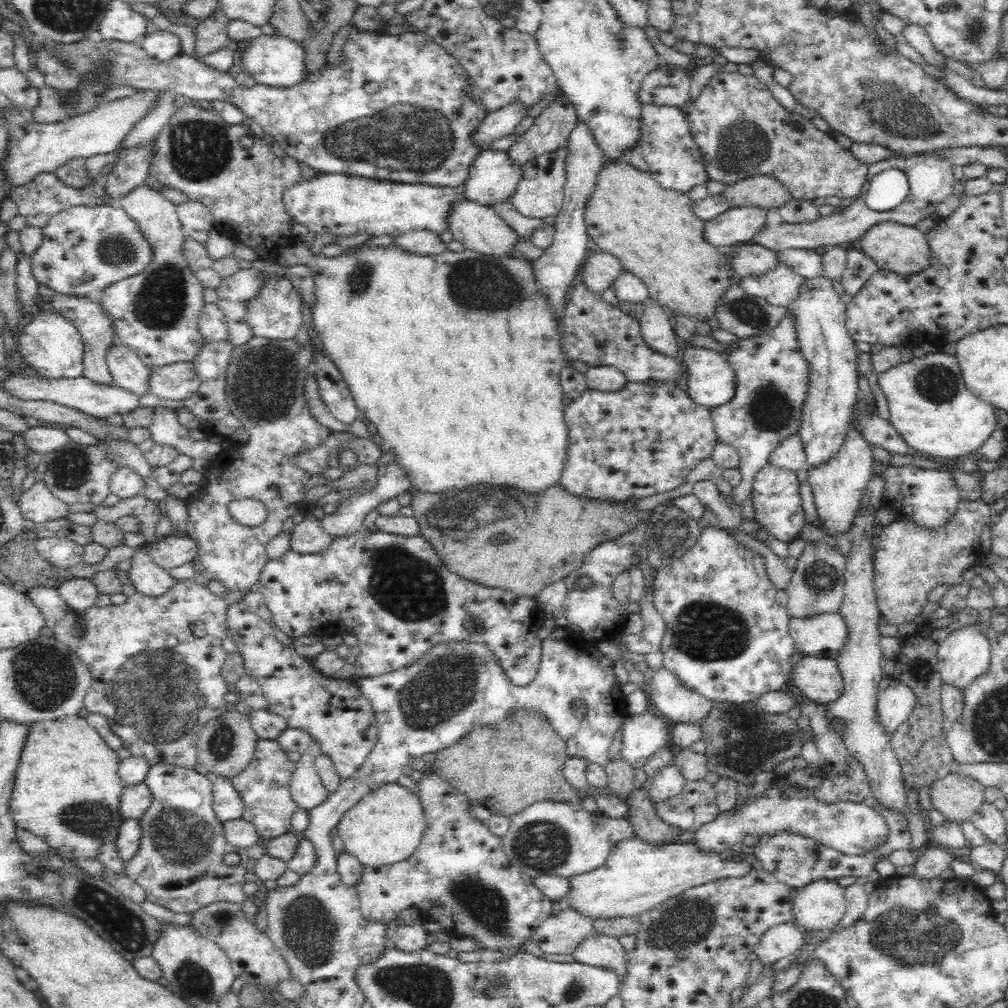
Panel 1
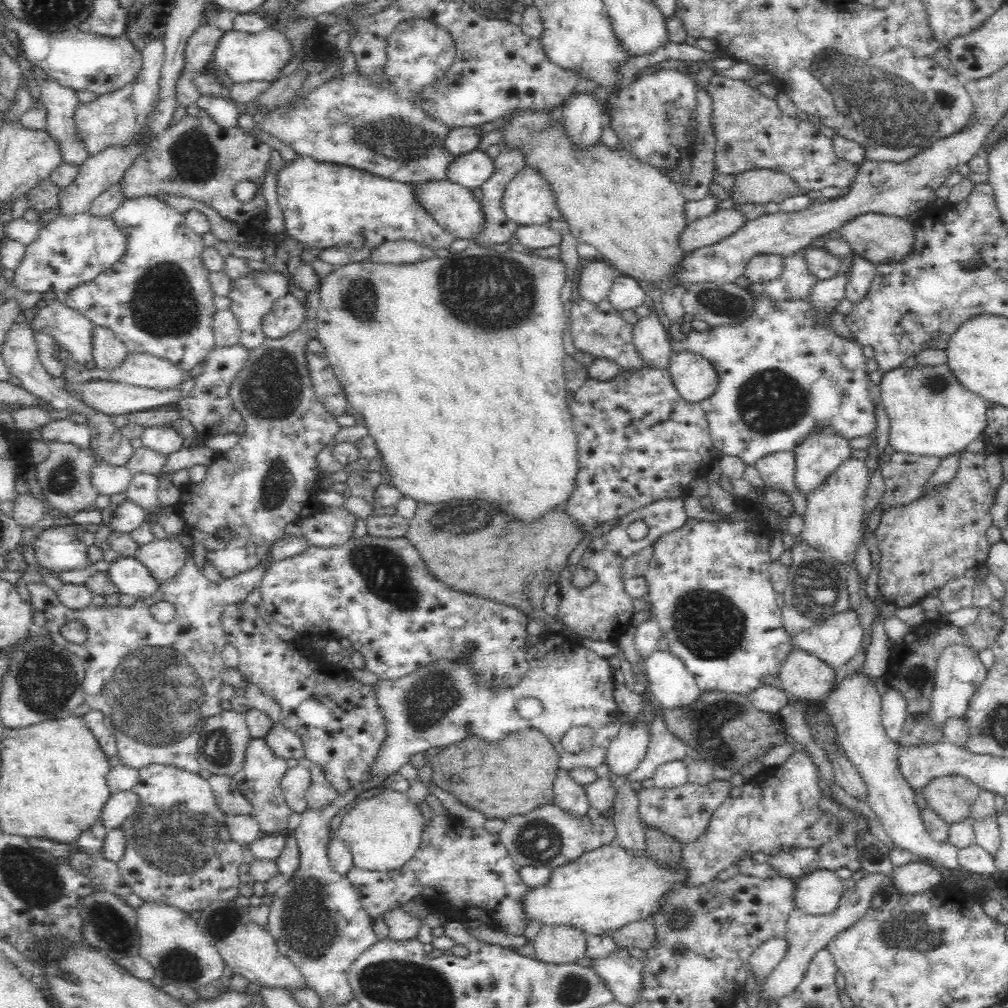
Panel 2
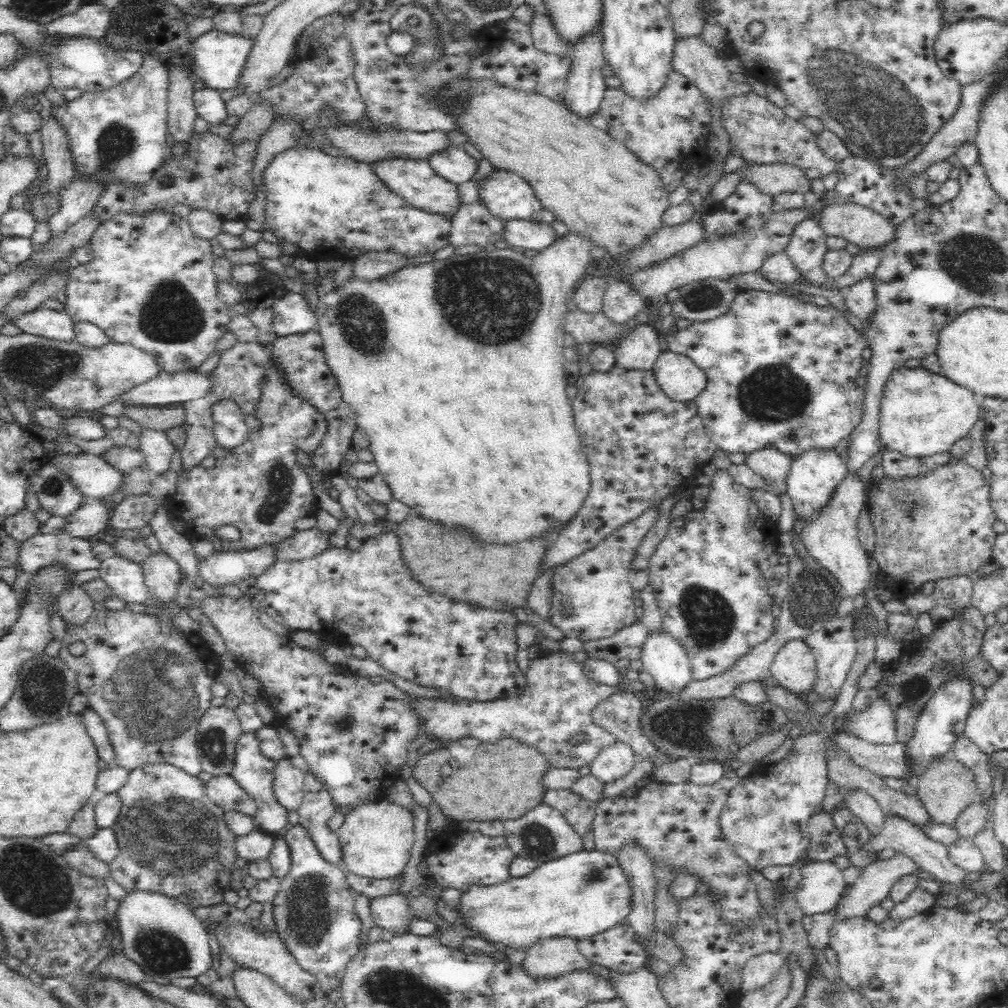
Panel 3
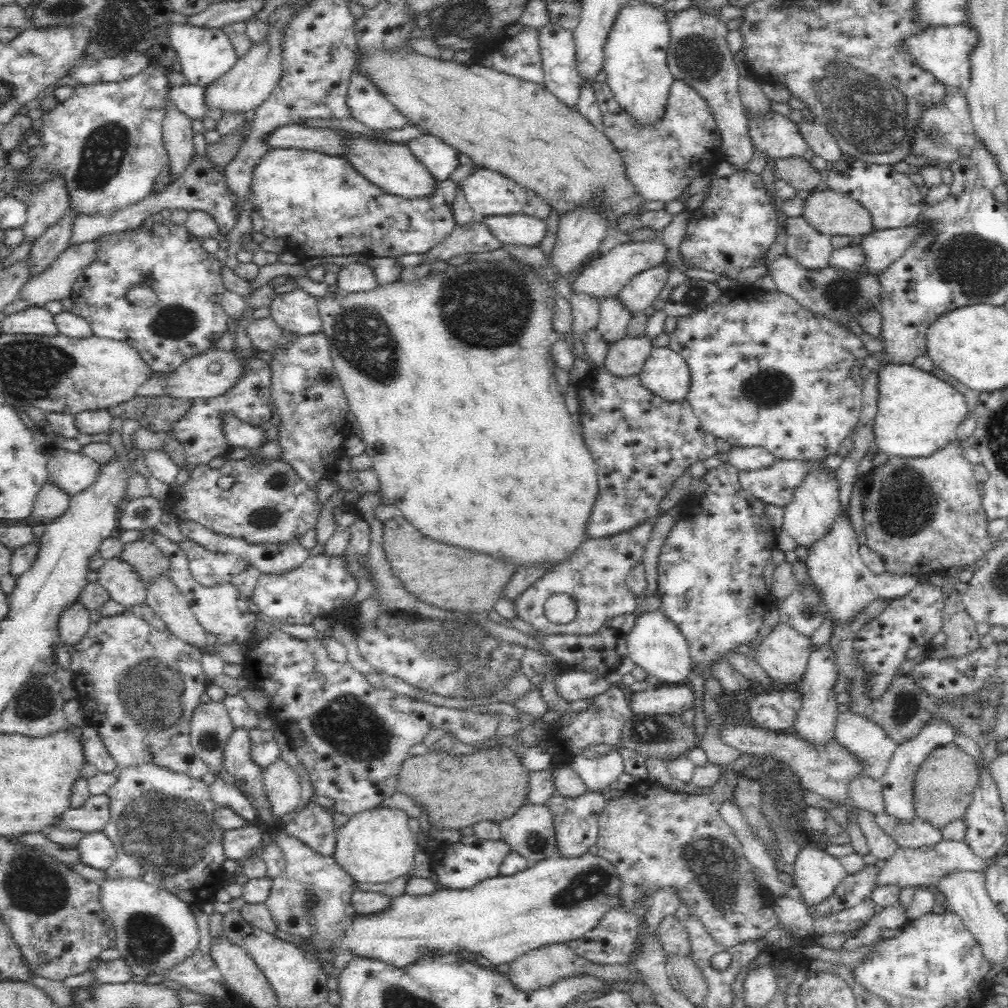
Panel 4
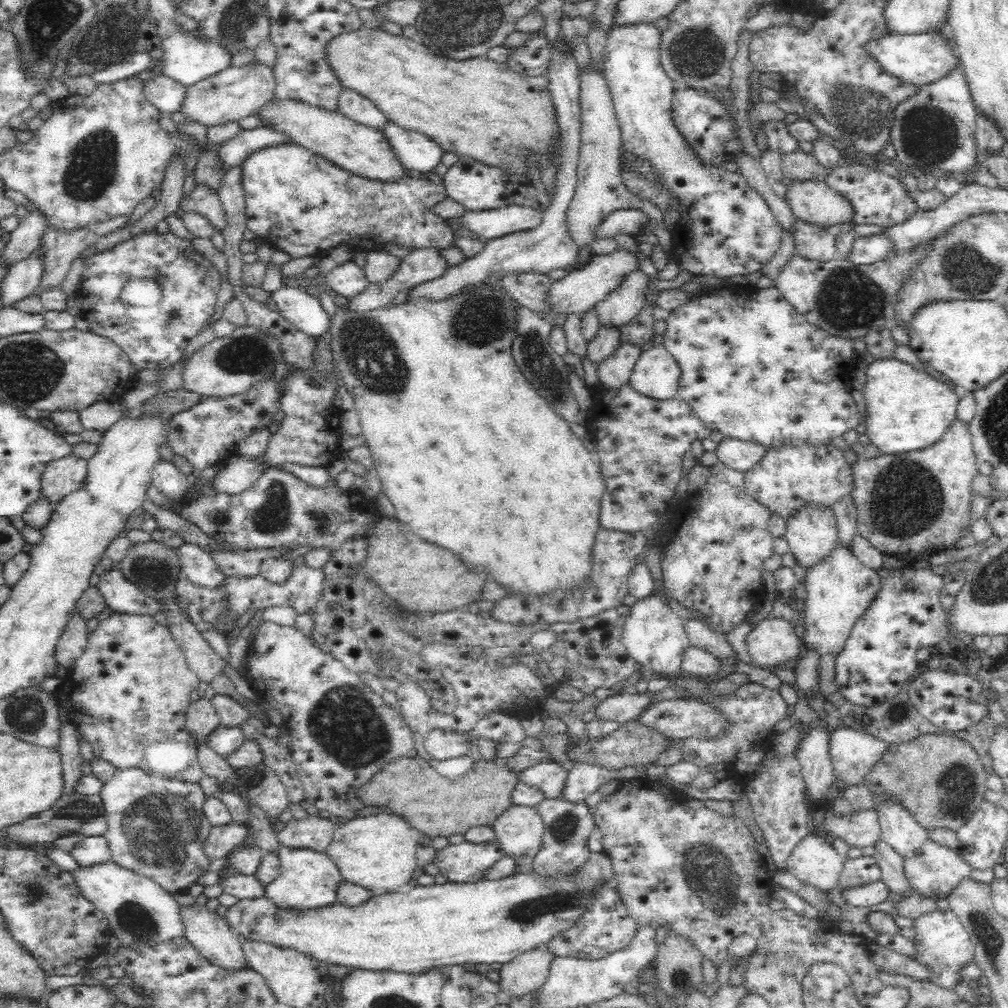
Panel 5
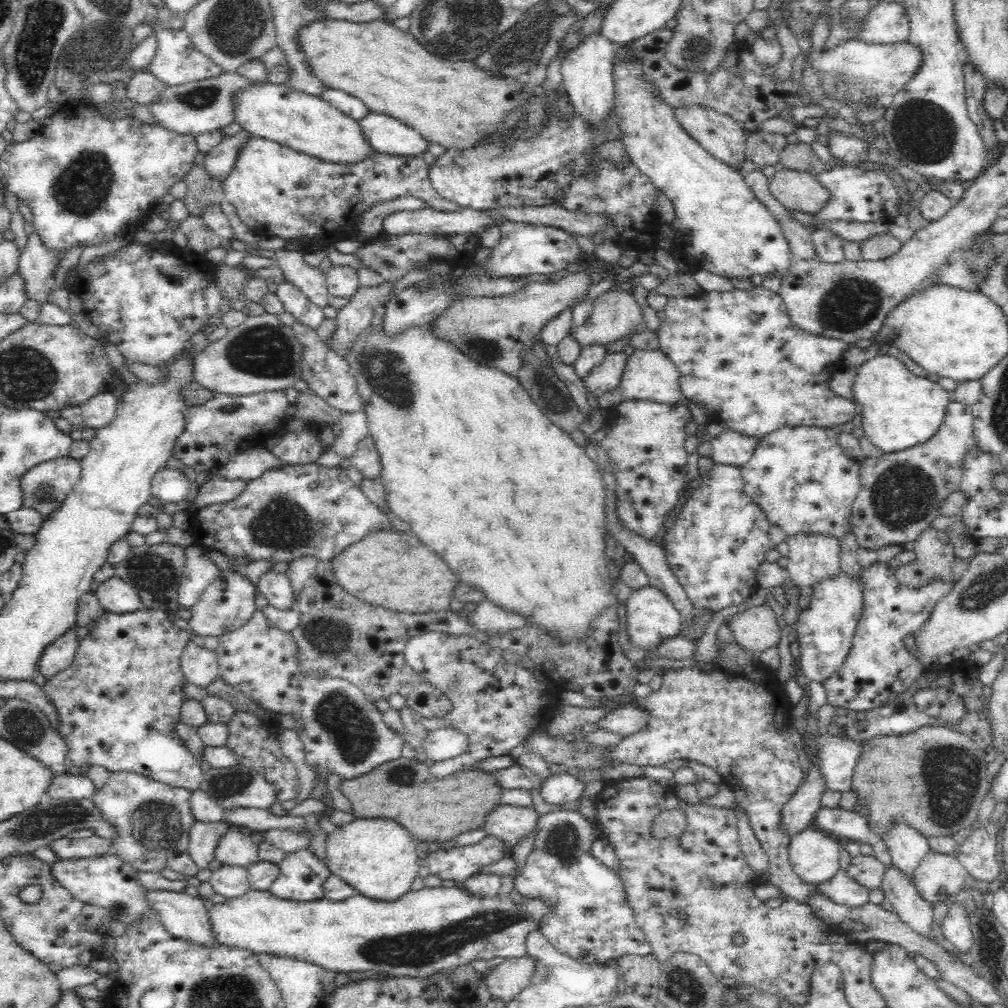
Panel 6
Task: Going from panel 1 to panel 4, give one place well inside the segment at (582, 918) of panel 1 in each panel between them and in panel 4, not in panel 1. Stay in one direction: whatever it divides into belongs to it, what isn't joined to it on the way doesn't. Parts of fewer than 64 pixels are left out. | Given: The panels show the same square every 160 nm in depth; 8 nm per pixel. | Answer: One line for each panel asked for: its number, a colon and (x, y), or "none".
2: (559, 943)
3: (550, 956)
4: (539, 968)

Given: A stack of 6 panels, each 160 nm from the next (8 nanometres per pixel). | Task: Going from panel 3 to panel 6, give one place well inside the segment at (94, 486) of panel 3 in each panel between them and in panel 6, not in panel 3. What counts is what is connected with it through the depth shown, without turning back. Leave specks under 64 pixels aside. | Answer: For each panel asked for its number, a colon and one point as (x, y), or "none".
4: (74, 472)
5: (66, 475)
6: (44, 487)

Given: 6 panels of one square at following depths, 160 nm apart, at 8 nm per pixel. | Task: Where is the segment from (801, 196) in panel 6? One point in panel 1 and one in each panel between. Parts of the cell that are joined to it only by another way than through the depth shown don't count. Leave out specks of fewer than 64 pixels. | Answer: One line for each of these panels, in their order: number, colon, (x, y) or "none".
1: (902, 249)
2: (881, 239)
3: (859, 225)
4: (831, 213)
5: (816, 203)

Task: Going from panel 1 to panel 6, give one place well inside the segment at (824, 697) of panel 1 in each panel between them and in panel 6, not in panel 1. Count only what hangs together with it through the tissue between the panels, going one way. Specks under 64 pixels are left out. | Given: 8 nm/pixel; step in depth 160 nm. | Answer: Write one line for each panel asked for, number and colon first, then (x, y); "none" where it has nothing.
2: (804, 676)
3: (794, 668)
4: (783, 653)
5: (773, 642)
6: (757, 628)

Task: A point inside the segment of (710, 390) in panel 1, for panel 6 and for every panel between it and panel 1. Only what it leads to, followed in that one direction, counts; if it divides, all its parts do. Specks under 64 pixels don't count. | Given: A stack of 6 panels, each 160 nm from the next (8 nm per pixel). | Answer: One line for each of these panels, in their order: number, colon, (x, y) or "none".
2: (696, 379)
3: (681, 379)
4: (666, 374)
5: (656, 375)
6: (649, 375)

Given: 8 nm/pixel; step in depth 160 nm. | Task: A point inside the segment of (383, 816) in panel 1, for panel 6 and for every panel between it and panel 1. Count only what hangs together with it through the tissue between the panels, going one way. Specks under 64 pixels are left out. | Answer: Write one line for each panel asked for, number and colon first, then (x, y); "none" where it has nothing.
2: (383, 832)
3: (376, 838)
4: (375, 846)
5: (377, 852)
6: (376, 856)

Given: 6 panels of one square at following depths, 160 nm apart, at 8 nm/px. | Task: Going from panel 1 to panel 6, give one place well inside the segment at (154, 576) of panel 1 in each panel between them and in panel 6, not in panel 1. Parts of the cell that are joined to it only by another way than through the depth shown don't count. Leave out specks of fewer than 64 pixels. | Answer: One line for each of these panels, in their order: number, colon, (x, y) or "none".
2: (131, 577)
3: (125, 578)
4: (125, 586)
5: (122, 596)
6: (116, 596)

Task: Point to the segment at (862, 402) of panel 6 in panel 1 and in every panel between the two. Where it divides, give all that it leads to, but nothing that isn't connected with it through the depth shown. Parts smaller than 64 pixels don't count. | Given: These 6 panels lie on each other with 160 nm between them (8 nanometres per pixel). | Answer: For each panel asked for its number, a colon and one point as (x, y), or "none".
1: (930, 406)
2: (931, 413)
3: (922, 413)
4: (918, 414)
5: (907, 410)

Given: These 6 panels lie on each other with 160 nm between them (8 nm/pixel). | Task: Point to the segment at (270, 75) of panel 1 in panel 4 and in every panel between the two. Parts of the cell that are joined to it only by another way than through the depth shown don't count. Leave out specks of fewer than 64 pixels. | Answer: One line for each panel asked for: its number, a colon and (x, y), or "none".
2: (262, 56)
3: (219, 59)
4: (205, 54)

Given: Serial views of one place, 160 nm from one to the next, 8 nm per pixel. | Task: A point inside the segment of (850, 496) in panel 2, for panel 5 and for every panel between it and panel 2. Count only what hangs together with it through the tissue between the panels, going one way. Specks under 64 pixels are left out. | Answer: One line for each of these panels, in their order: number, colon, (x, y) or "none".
3: (830, 535)
4: (834, 564)
5: (840, 589)

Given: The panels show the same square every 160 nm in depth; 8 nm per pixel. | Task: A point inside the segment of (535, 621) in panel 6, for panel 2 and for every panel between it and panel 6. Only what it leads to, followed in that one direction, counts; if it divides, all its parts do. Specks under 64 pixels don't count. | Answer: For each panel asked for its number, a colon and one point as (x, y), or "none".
2: (455, 364)
3: (455, 369)
4: (451, 378)
5: (473, 459)

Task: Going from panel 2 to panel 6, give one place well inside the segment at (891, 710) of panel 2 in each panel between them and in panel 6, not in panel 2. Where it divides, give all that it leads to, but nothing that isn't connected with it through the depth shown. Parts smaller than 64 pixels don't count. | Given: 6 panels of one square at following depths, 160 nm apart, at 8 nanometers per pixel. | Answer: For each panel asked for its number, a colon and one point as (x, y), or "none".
3: (877, 723)
4: (861, 734)
5: (854, 753)
6: (837, 754)

